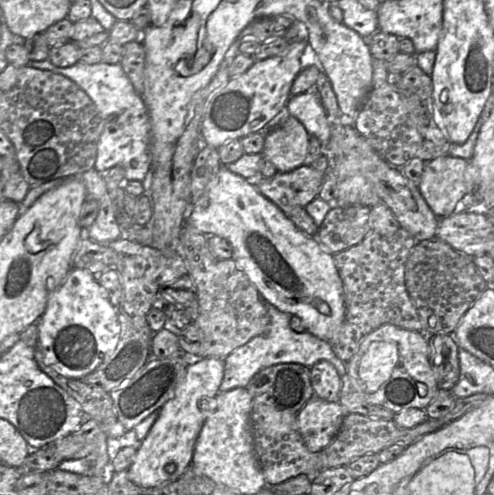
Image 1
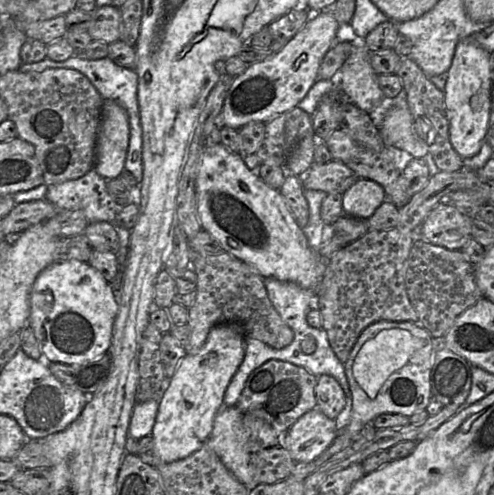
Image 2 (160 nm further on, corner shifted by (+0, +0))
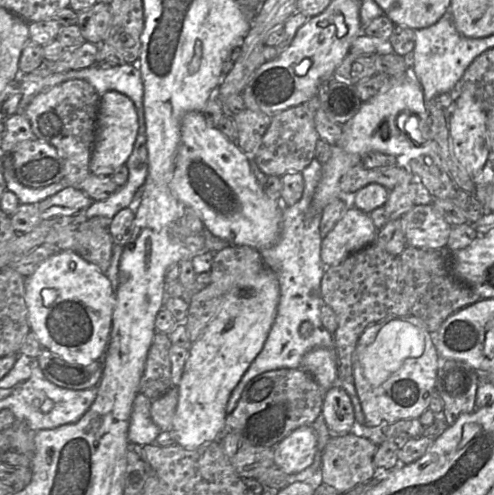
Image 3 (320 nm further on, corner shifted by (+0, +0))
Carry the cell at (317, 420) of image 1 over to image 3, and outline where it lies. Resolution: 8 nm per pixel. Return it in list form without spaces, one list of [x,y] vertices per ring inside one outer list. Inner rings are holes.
[[[301,426],[274,447],[275,465],[287,475],[309,467],[317,452],[317,438],[313,427]]]

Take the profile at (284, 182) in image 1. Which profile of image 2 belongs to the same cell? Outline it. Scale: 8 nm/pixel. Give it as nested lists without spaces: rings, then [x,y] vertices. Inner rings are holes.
[[[332,160],[325,164],[313,163],[302,176],[304,189],[319,190],[326,193],[344,193],[359,177],[344,163]]]

